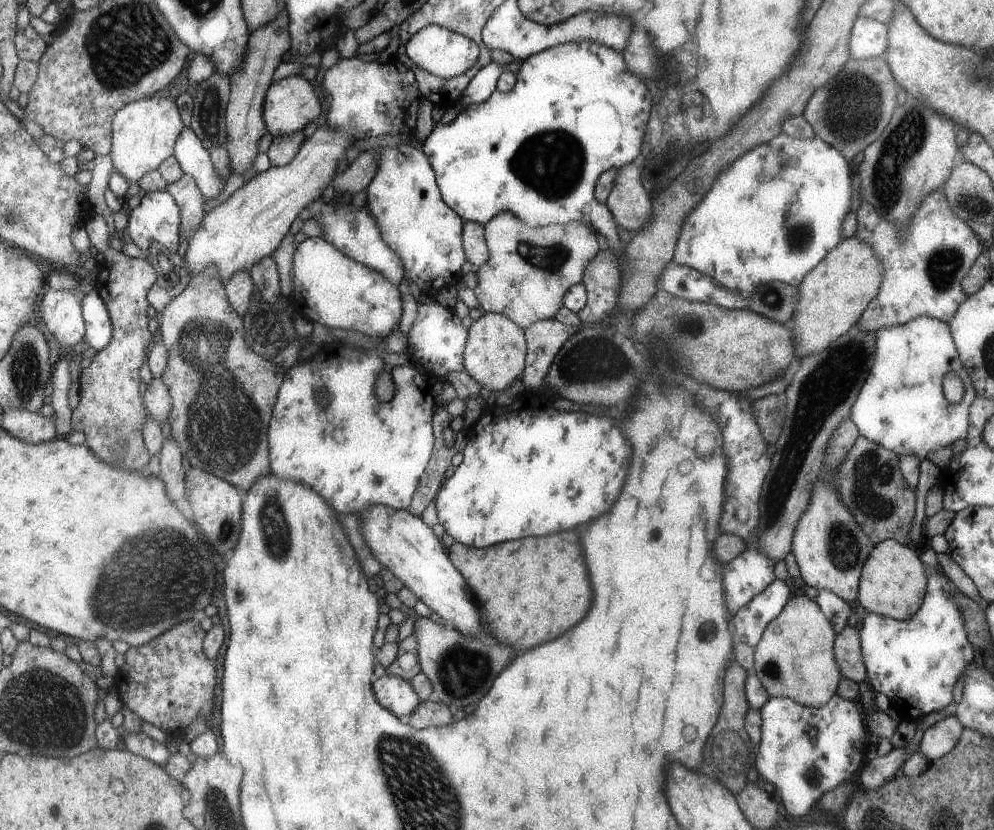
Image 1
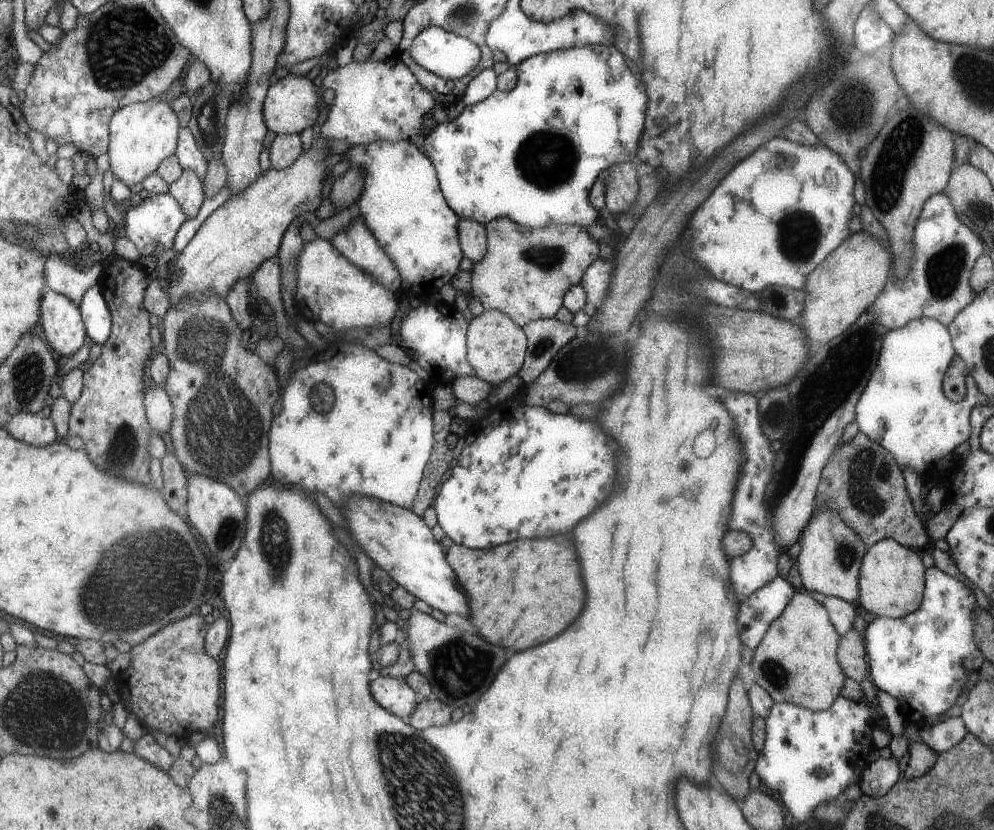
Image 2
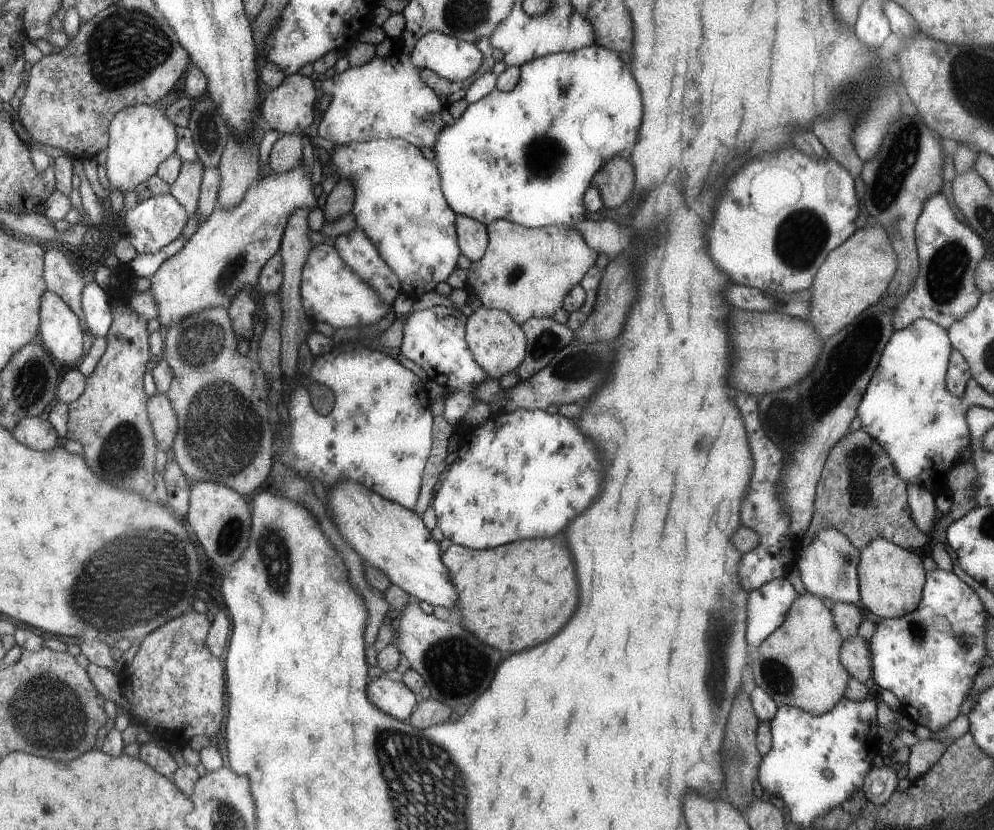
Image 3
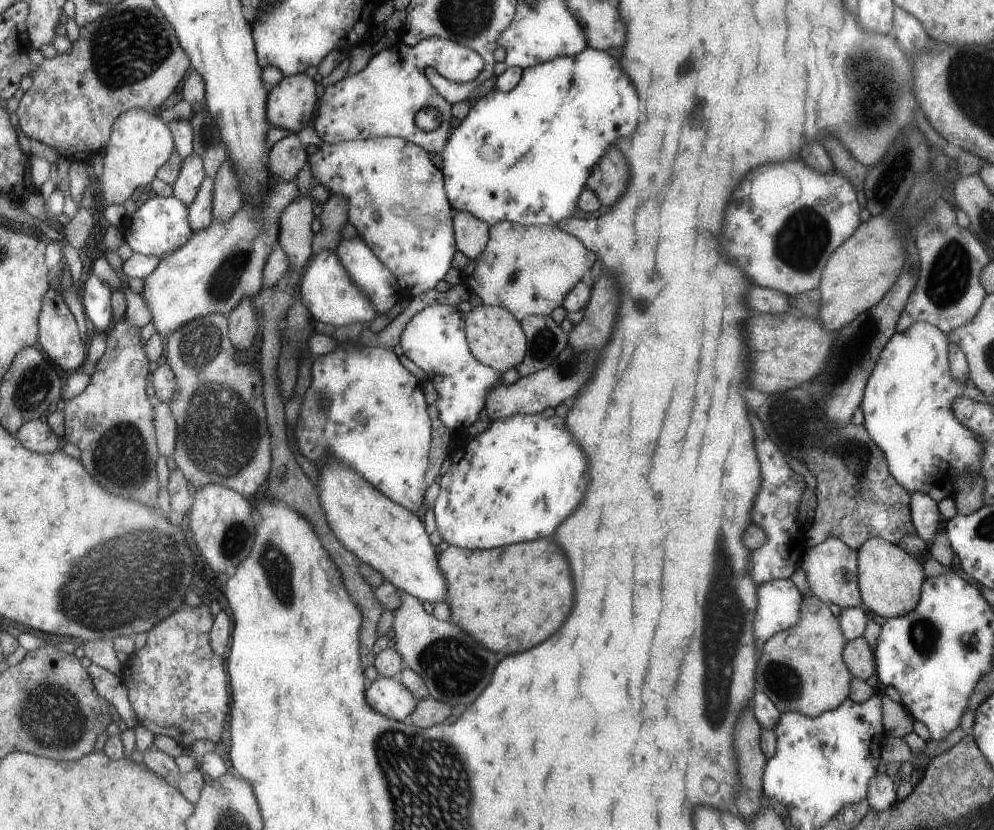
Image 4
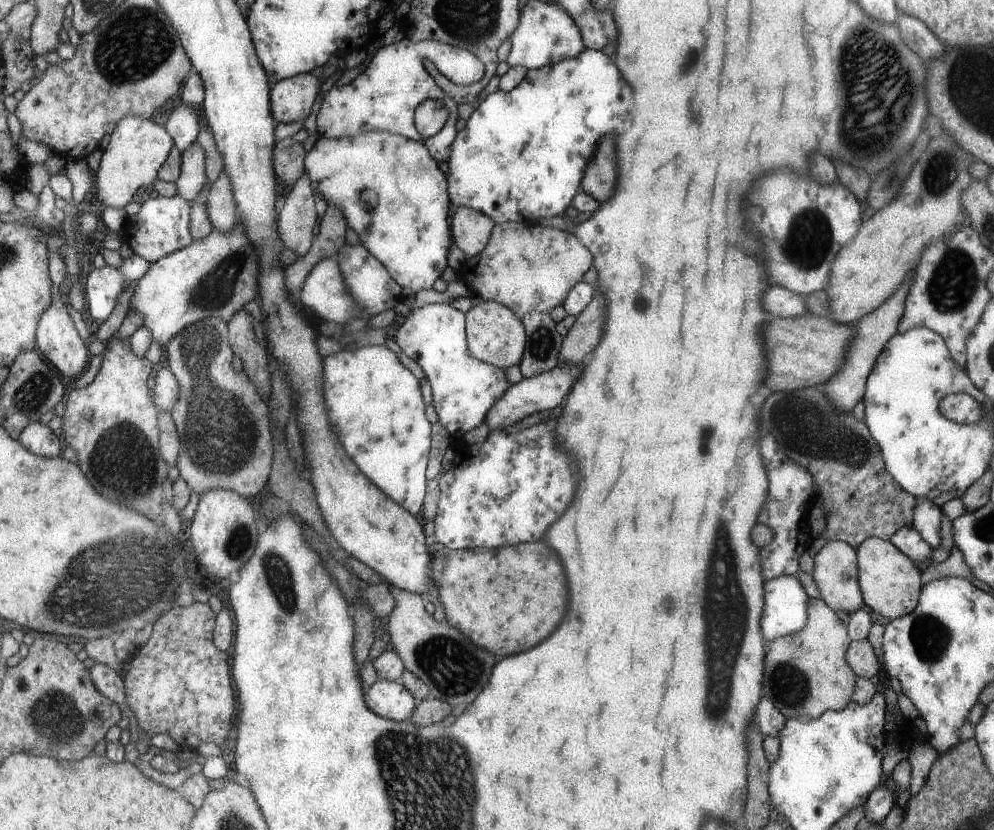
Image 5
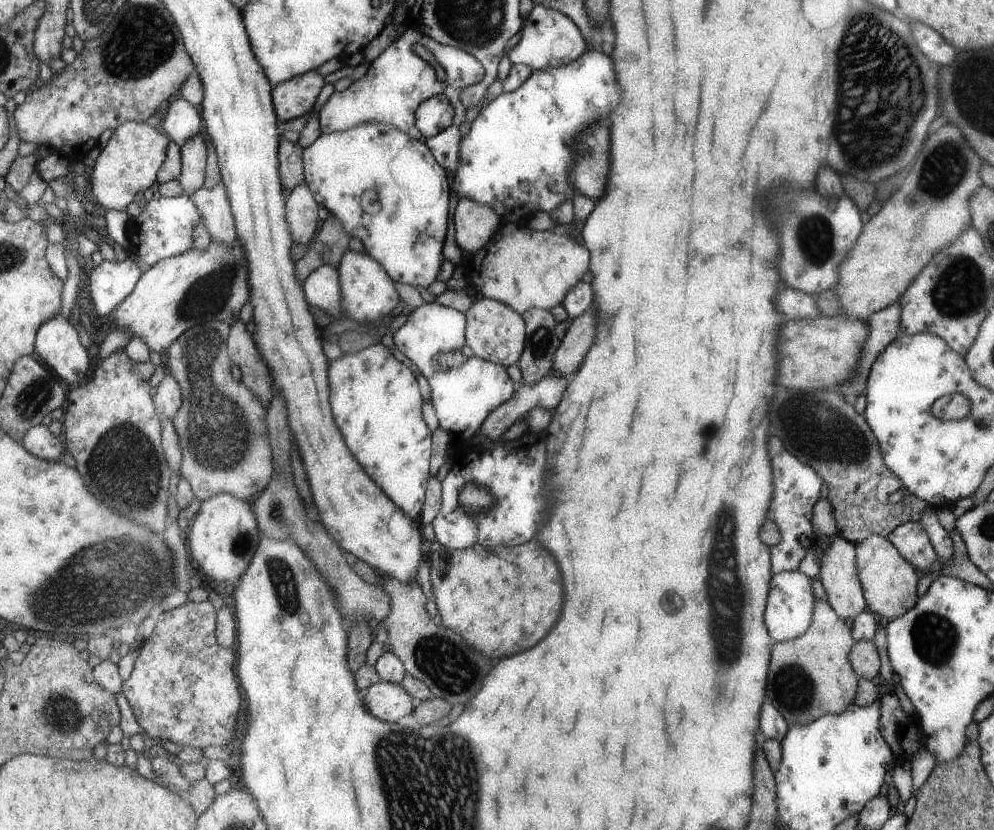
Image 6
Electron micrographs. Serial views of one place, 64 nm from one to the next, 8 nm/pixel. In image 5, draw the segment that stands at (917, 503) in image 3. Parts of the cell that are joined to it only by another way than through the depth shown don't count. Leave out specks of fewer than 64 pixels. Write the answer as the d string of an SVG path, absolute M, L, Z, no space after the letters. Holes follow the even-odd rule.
M918 498L914 508L914 521L911 525L922 535L922 538L932 547L942 545L941 540L941 510L927 498Z

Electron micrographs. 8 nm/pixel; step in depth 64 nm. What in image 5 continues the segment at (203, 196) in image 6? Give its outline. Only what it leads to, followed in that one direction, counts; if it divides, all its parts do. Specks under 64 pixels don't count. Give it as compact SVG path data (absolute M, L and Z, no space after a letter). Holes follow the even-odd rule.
M223 169L207 192L207 218L212 228L223 231L223 234L229 232L236 221L235 200L229 178Z

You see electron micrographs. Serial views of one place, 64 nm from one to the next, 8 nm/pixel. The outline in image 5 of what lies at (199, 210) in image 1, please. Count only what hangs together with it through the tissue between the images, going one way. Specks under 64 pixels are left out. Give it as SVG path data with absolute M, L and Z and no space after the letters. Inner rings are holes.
M195 140L182 152L181 172L174 182L176 194L190 202L203 188L206 181L204 175L204 150L195 144Z

